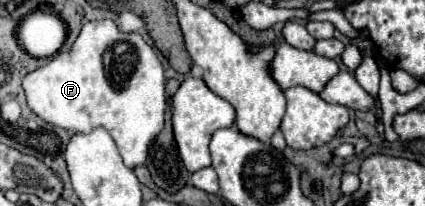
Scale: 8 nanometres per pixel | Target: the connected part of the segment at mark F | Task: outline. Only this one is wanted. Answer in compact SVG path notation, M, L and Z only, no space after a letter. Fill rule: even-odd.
M102 19L84 23L74 45L64 53L58 51L46 65L28 73L22 81L22 87L26 91L28 107L52 125L72 133L88 133L96 127L104 127L112 135L124 163L134 169L136 165L144 165L152 139L164 127L164 83L164 69L152 47L138 33L124 33L112 19Z

